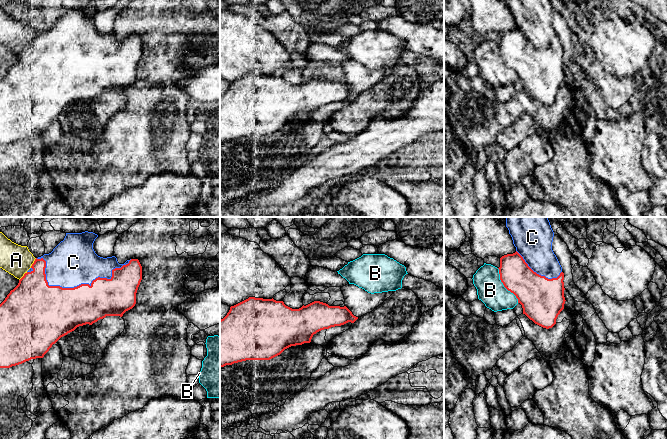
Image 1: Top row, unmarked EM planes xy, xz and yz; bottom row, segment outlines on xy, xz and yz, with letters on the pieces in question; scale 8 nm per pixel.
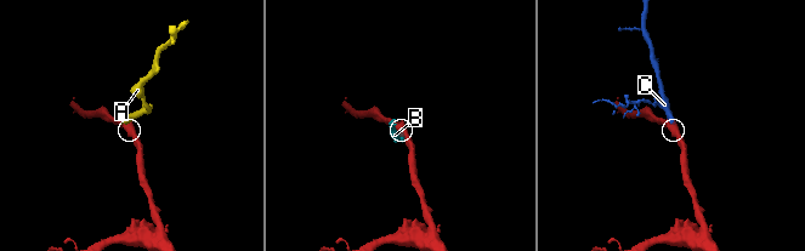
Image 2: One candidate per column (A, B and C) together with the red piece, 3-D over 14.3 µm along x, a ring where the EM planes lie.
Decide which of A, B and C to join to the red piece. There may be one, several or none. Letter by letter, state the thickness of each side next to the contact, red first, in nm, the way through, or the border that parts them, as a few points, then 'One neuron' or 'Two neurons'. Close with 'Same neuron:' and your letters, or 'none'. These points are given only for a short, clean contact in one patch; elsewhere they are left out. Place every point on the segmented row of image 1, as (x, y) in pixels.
A: Thickness 280 nm (red) against 240 nm. Two neurons
B: Thickness 300 nm (red) against 220 nm. Two neurons
C: Thickness 400 nm (red) against 380 nm. One neuron
Same neuron: C

